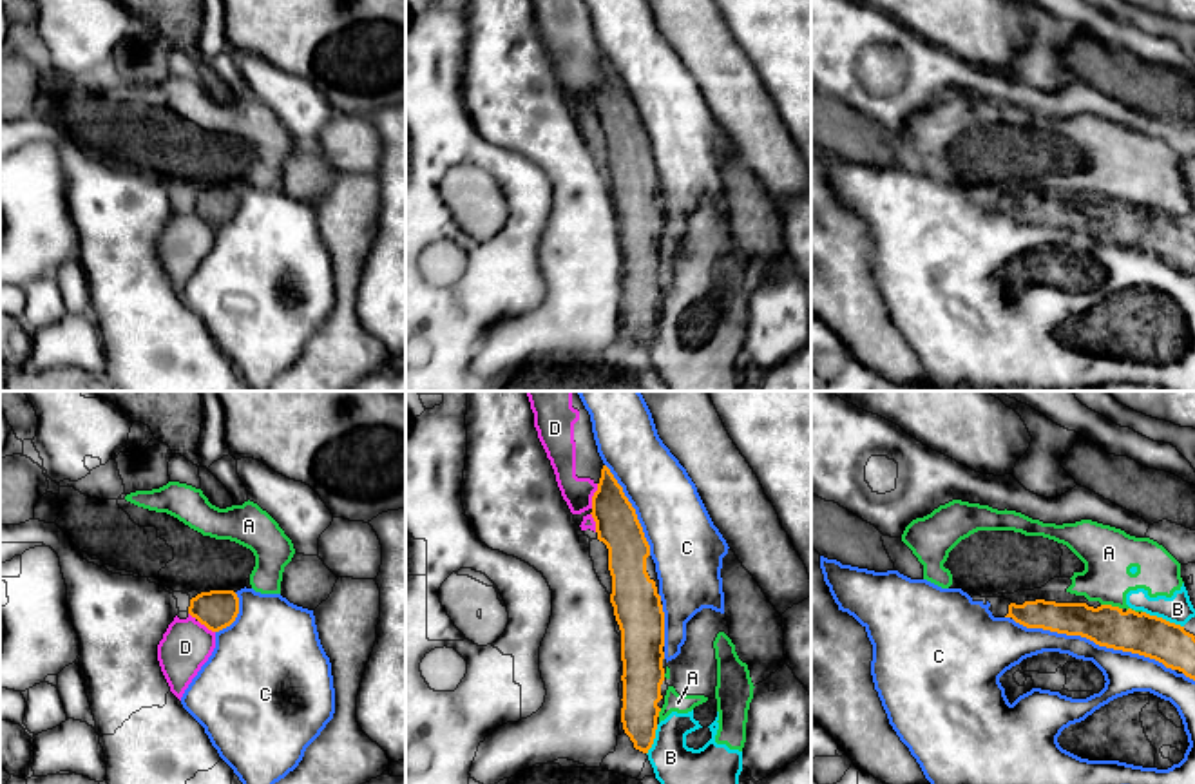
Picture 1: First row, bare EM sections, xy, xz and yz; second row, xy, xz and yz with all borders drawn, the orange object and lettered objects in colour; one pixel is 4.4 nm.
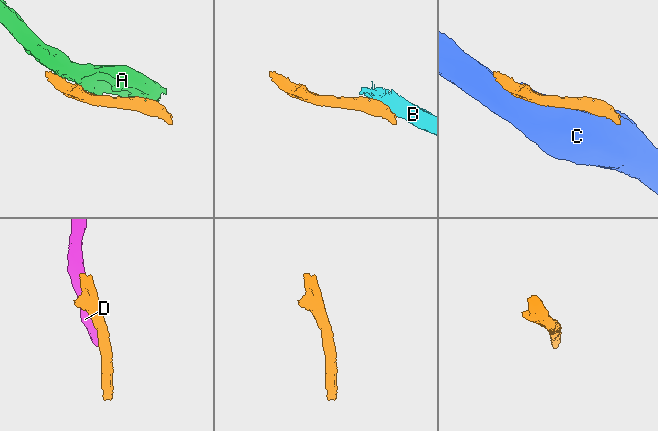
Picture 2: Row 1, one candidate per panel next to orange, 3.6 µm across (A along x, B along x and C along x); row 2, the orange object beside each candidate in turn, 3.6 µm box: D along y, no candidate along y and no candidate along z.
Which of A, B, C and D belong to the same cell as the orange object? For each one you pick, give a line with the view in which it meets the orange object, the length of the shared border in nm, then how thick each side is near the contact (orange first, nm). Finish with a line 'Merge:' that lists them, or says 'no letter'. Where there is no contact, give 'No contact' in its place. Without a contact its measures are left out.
Merge: no letter

